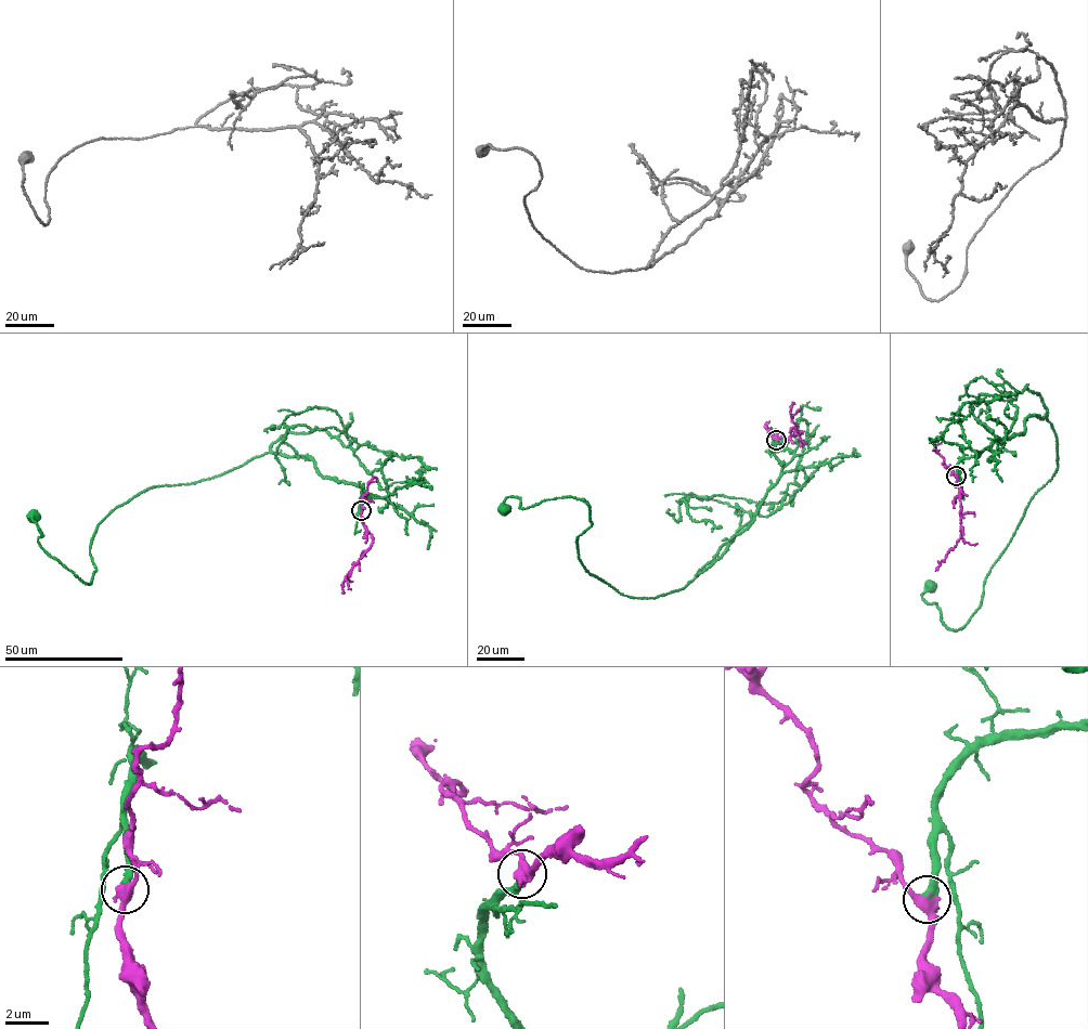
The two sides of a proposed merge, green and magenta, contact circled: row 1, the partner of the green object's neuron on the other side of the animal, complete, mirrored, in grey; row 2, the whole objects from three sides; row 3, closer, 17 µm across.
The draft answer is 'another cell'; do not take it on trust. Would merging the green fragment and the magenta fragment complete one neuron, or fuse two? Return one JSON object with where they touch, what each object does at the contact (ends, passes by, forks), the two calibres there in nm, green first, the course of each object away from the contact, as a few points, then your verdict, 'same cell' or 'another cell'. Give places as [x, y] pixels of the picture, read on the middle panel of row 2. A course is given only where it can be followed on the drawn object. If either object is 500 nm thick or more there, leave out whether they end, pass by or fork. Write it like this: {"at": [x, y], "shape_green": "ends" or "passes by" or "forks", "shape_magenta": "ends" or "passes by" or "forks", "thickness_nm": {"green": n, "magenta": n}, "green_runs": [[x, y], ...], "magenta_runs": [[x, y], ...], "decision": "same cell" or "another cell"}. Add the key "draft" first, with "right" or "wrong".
{"draft": "wrong", "at": [776, 440], "shape_green": "ends", "shape_magenta": "passes by", "thickness_nm": {"green": 400, "magenta": 420}, "green_runs": [[776, 440], [782, 467], [754, 521], [653, 598], [584, 568], [587, 503], [522, 509], [513, 496], [501, 509]], "magenta_runs": [[776, 440], [802, 431], [797, 431], [792, 420], [793, 402]], "decision": "same cell"}

